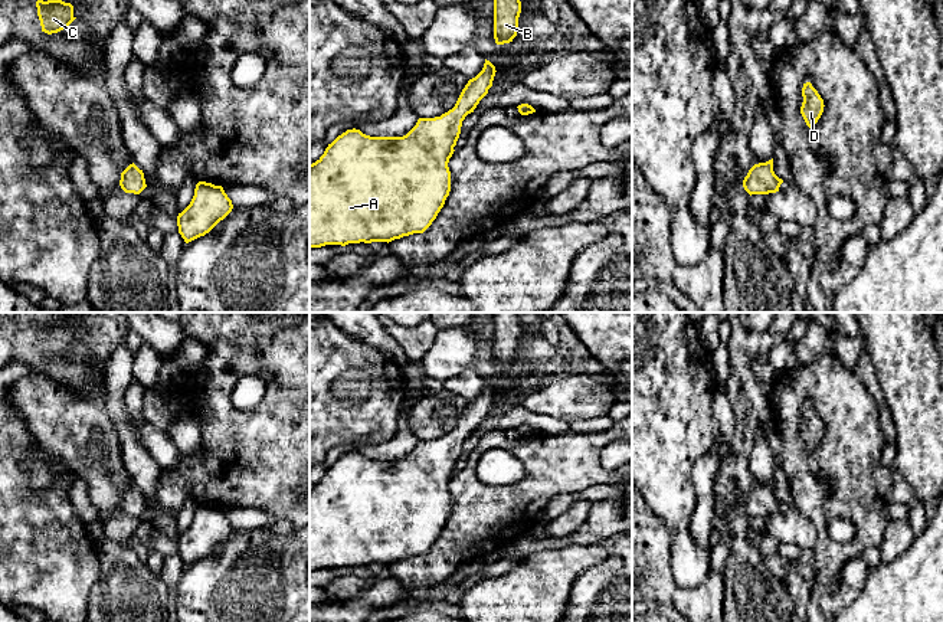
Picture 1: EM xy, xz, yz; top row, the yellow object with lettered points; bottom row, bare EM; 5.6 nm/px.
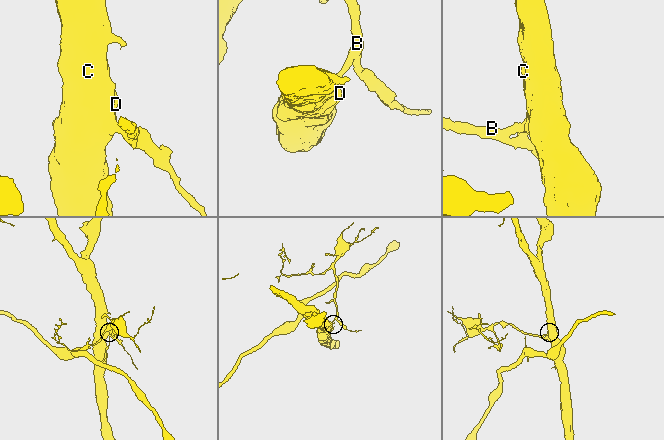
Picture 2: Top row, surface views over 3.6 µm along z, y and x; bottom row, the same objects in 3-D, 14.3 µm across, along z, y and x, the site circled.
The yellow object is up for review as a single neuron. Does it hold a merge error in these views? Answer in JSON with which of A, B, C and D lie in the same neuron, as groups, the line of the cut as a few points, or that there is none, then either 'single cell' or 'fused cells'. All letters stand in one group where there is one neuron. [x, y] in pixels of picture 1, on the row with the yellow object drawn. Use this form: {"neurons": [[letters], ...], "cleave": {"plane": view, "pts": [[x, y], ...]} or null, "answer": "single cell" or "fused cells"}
{"neurons": [["A", "B", "C", "D"]], "cleave": null, "answer": "single cell"}

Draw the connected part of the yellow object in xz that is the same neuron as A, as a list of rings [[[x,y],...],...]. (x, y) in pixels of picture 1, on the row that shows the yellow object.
[[[485,59],[482,71],[468,81],[452,109],[441,117],[419,118],[403,137],[370,137],[353,128],[328,144],[324,154],[310,164],[310,248],[389,243],[423,233],[449,196],[448,163],[462,121],[488,94],[495,72],[495,66]]]

